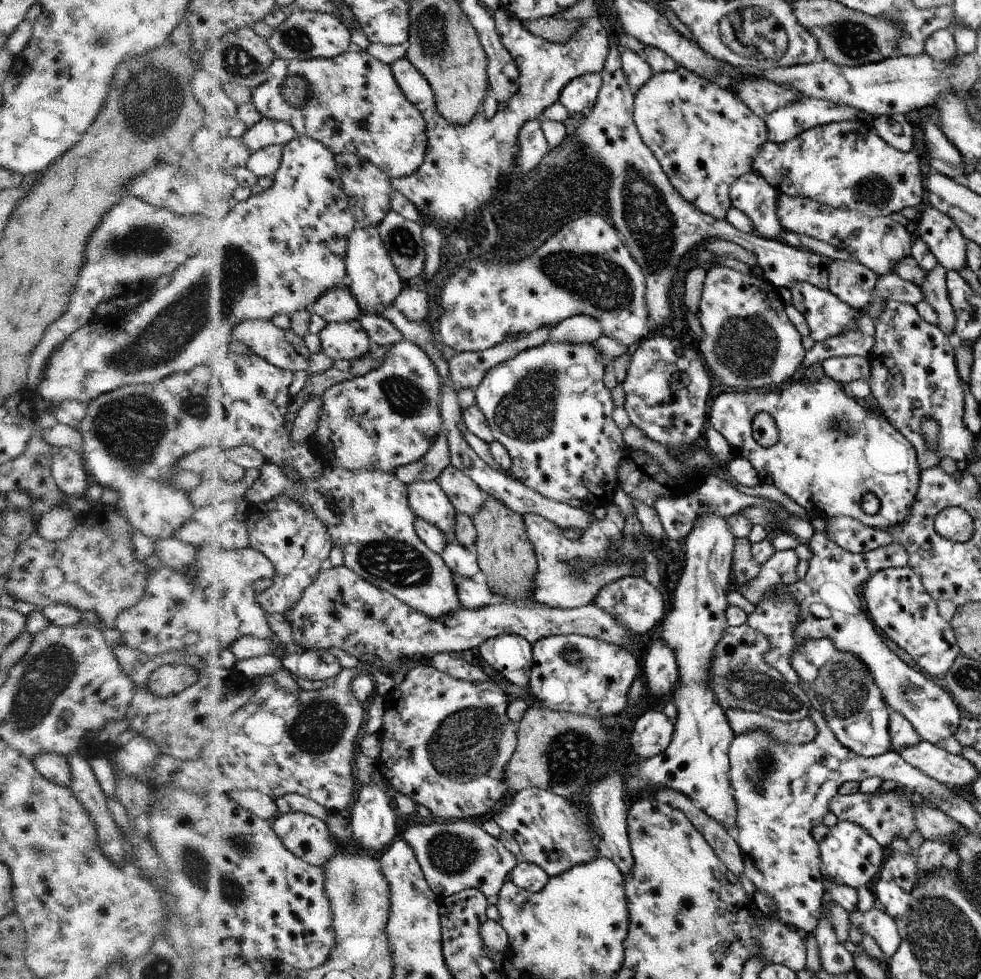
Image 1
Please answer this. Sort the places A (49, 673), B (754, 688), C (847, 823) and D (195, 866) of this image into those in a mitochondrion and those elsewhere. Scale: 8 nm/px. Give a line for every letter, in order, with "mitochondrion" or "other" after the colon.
A: mitochondrion
B: mitochondrion
C: other
D: mitochondrion

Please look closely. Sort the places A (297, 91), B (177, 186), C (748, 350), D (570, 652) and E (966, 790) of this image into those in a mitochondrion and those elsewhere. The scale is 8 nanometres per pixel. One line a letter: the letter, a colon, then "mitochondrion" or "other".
A: mitochondrion
B: other
C: mitochondrion
D: mitochondrion
E: other

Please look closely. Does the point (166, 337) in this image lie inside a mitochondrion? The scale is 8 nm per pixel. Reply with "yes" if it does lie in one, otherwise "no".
yes

